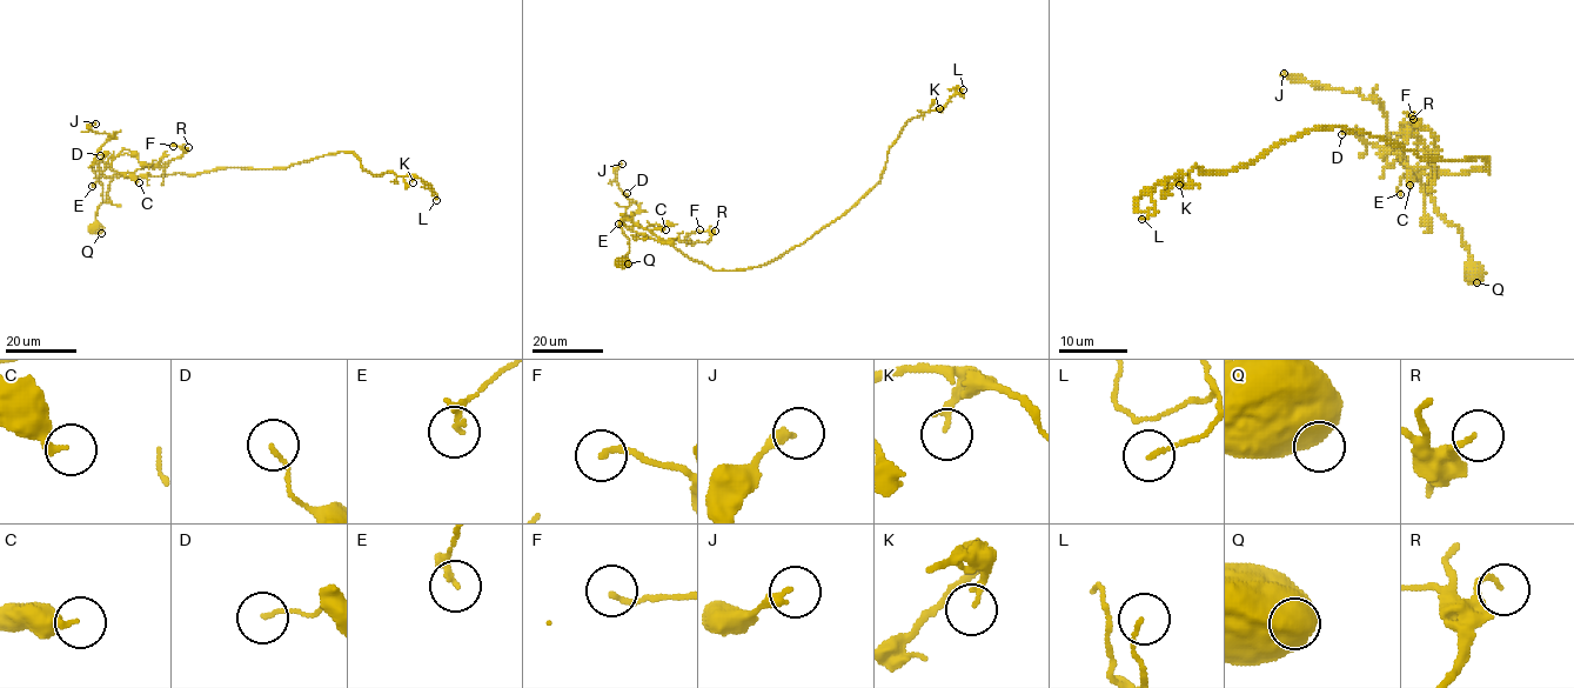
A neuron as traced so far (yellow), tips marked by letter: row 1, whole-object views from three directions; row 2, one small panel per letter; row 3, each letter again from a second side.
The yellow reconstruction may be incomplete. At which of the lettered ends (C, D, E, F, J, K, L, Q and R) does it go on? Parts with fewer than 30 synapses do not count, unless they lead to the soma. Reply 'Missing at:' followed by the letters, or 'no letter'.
Missing at: no letter

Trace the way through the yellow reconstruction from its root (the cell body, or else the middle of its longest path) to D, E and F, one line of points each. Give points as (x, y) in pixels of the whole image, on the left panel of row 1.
D: (242, 167), (221, 167), (194, 174), (107, 178), (95, 164), (105, 155), (100, 155)
E: (242, 167), (221, 167), (194, 174), (102, 176), (92, 186)
F: (242, 167), (107, 178), (95, 164), (104, 162), (121, 174), (165, 166), (183, 153), (173, 146)

